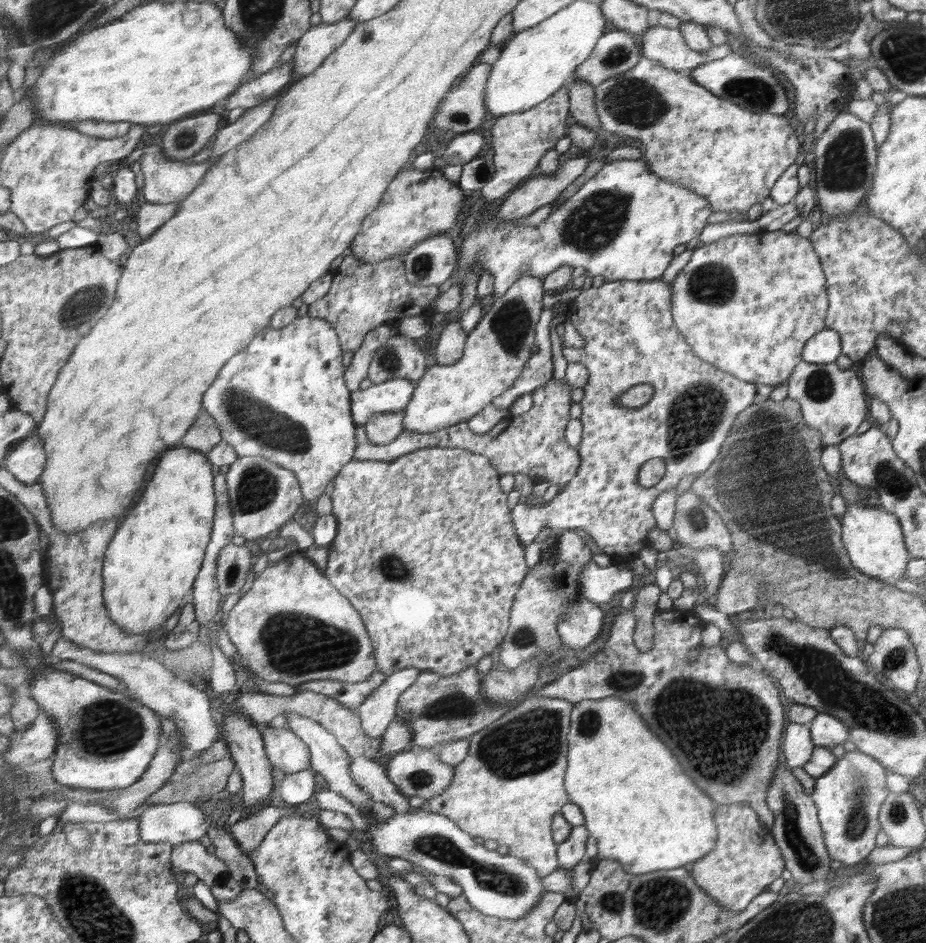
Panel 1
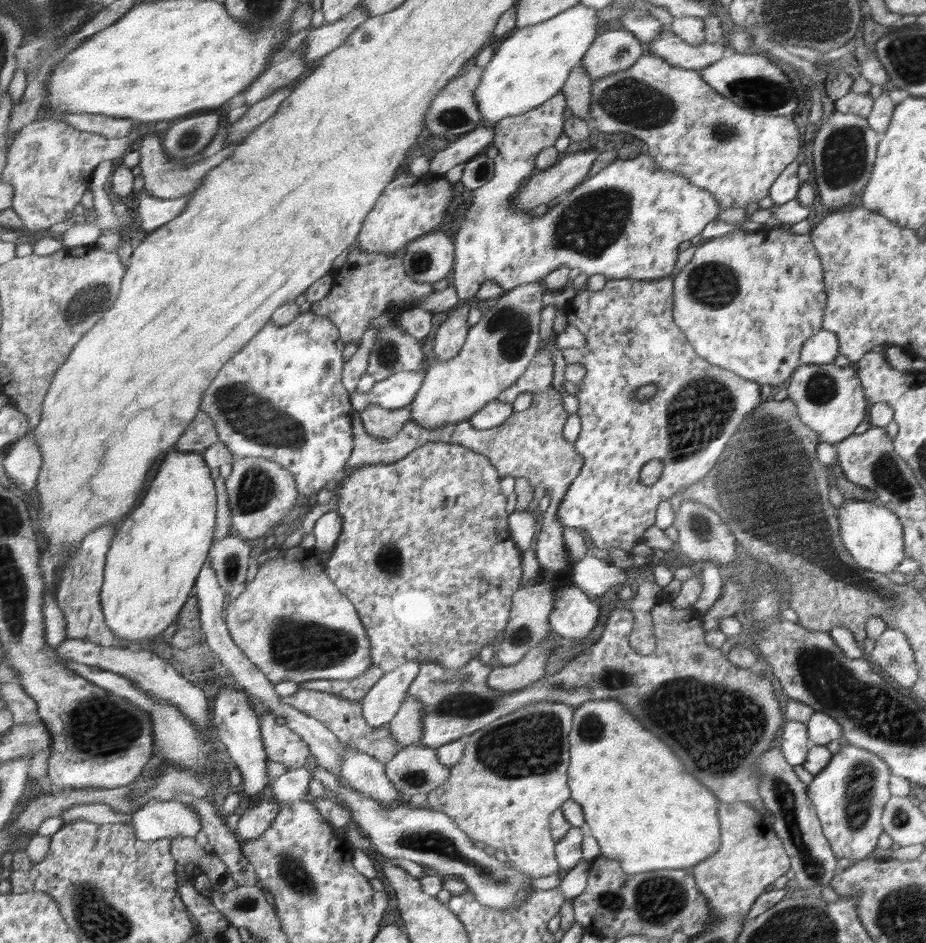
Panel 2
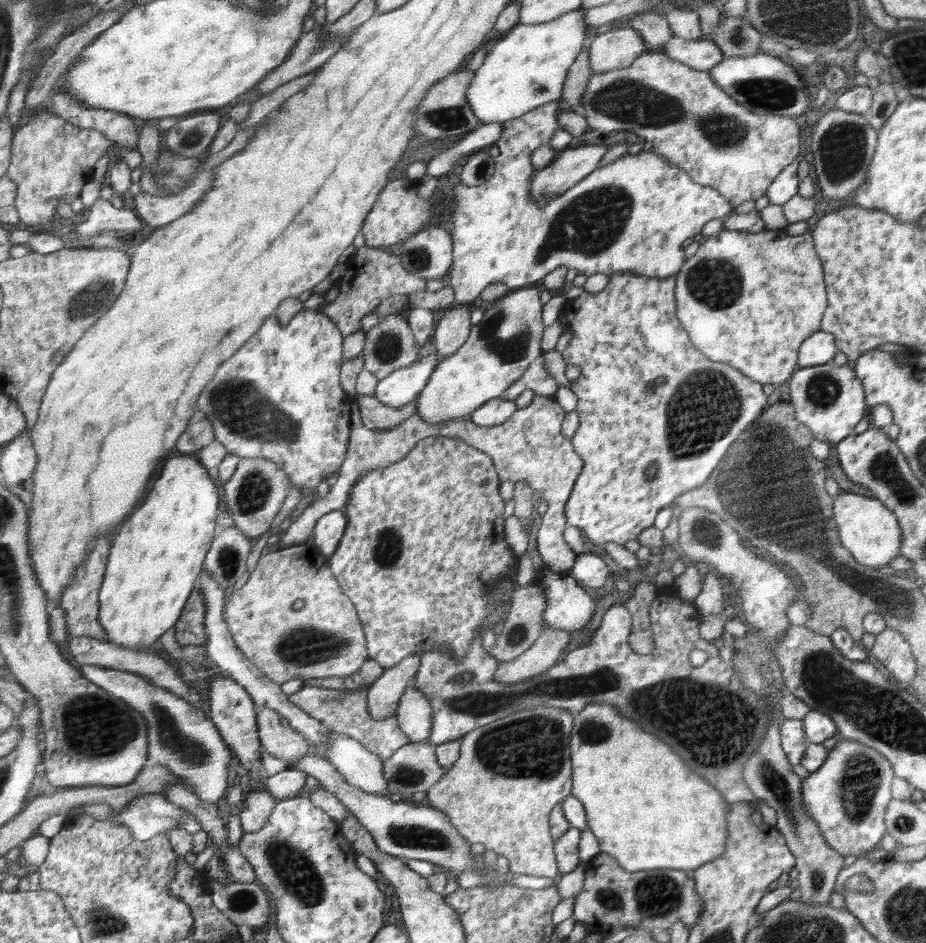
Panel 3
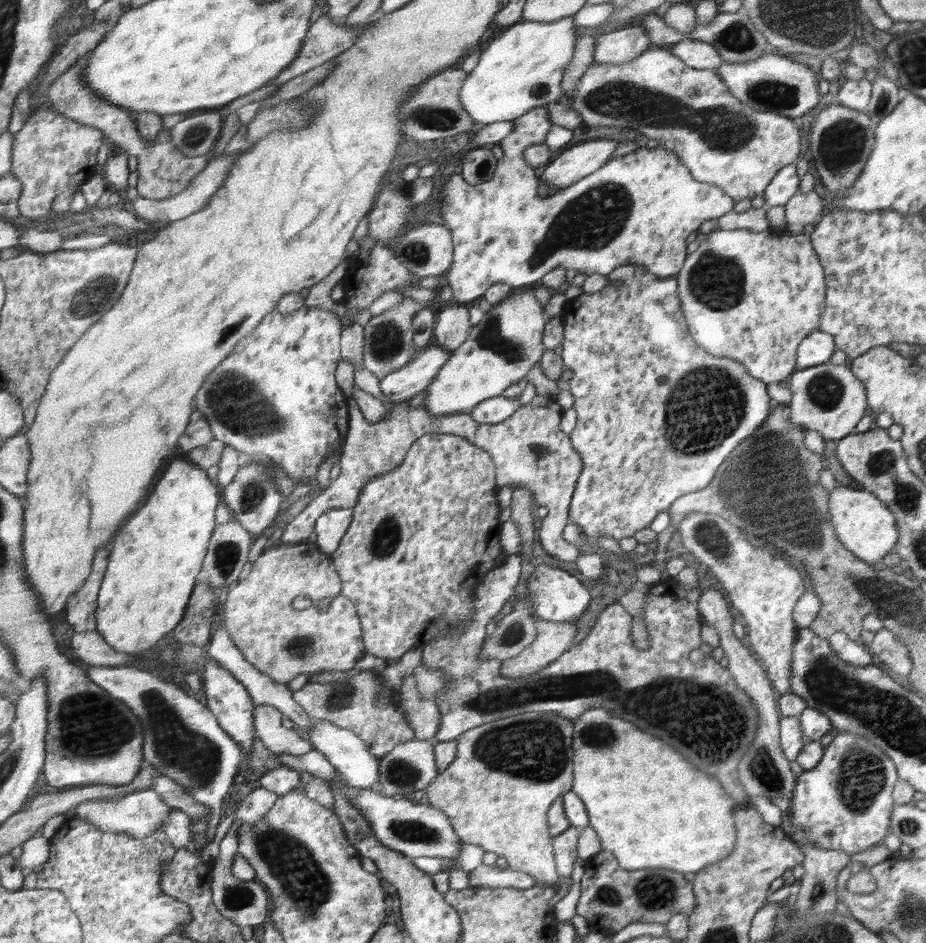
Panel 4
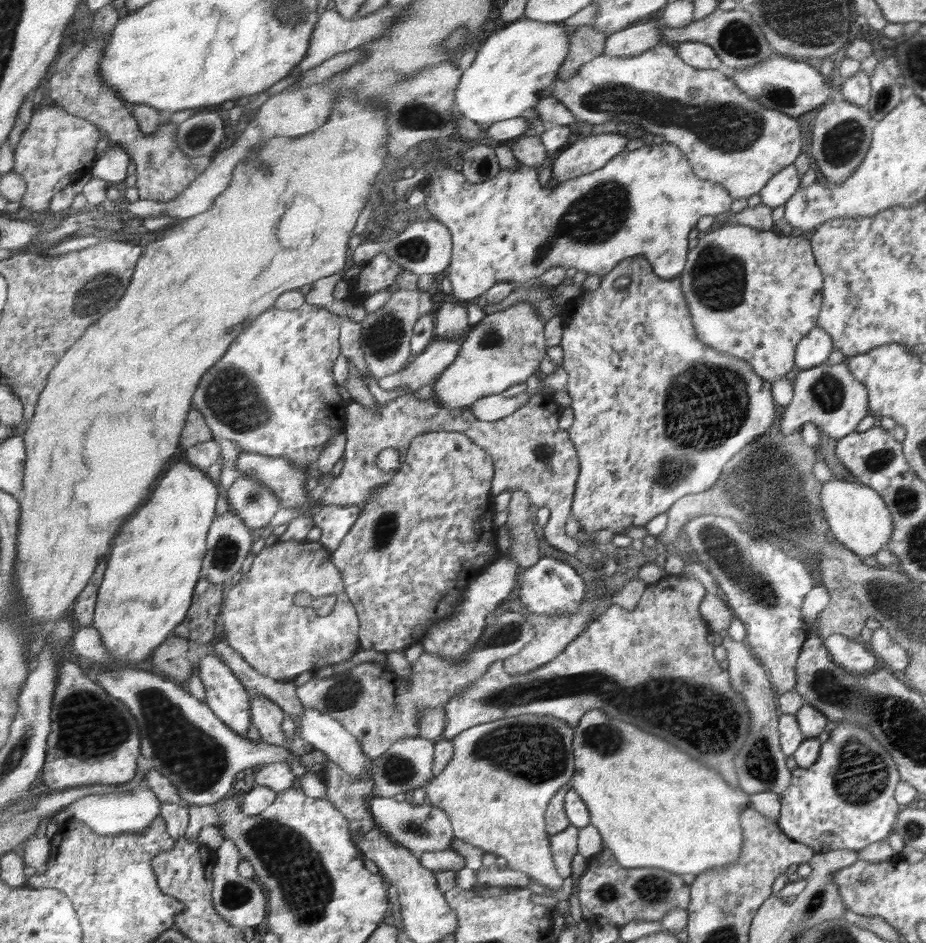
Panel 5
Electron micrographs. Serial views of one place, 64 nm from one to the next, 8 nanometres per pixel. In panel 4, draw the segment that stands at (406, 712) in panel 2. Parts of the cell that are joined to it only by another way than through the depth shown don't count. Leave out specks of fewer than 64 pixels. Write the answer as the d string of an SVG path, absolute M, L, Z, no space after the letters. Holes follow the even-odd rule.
M413 674L403 678L401 689L398 692L398 701L400 707L406 710L408 723L414 730L415 738L429 740L440 728L440 713L433 700L419 695L414 681Z

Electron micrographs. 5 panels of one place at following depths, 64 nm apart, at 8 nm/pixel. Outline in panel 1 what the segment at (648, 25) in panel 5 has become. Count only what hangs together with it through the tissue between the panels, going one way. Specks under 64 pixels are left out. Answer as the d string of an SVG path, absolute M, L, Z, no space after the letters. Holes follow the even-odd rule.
M623 30L604 33L591 56L575 70L575 80L598 87L609 78L624 74L641 59L642 49L632 33Z

